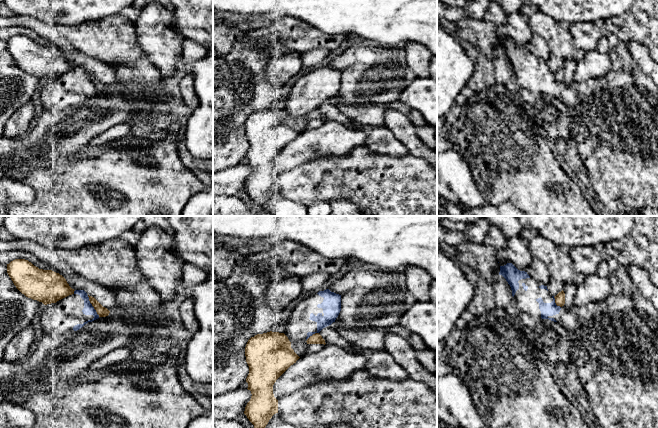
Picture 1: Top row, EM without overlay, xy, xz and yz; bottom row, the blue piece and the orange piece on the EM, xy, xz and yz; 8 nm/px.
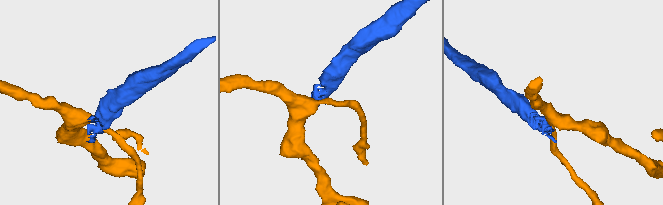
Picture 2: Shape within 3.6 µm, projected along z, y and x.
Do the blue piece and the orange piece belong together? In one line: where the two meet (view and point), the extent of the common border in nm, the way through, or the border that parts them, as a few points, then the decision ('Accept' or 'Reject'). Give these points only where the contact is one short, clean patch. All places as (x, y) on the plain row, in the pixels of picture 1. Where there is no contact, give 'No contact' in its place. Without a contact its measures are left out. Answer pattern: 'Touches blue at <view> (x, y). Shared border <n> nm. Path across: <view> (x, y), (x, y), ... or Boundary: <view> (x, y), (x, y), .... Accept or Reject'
Touches blue at xy (92, 82). Shared border 200 nm. Boundary: xy (87, 71), (99, 92). Reject

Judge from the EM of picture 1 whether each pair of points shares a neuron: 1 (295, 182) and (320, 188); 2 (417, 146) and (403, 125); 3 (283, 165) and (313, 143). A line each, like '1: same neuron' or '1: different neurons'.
1: same neuron
2: same neuron
3: same neuron

